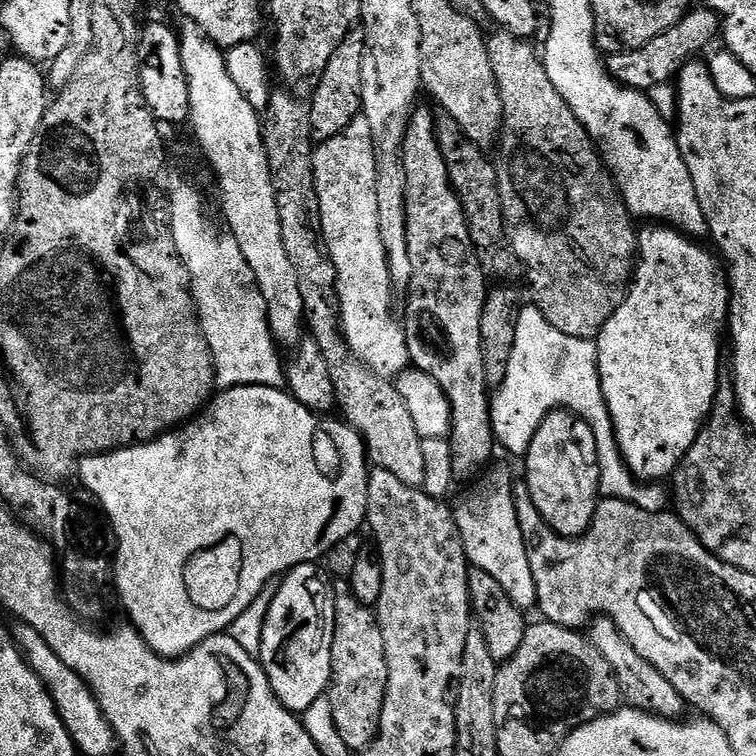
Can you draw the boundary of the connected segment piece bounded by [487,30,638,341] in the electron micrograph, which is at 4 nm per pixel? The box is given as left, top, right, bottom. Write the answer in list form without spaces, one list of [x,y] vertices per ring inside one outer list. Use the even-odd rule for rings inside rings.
[[[496,30],[493,33],[493,36],[487,37],[487,46],[504,107],[504,127],[498,139],[500,160],[498,159],[496,164],[496,177],[500,187],[500,207],[504,209],[506,240],[514,255],[519,258],[523,271],[526,273],[526,280],[528,276],[528,284],[532,287],[531,303],[542,314],[542,318],[546,318],[546,322],[550,322],[554,330],[562,330],[562,334],[570,334],[570,338],[595,341],[600,335],[602,326],[606,326],[606,322],[614,318],[614,310],[618,310],[618,306],[622,306],[622,302],[628,296],[638,259],[638,228],[637,225],[632,225],[634,217],[624,204],[620,190],[616,187],[616,181],[613,180],[607,164],[604,163],[597,149],[596,141],[589,136],[582,122],[578,122],[574,110],[570,110],[566,97],[558,94],[554,82],[550,82],[550,74],[546,74],[541,53],[537,49],[535,52],[529,41],[518,38],[514,34],[503,30]]]

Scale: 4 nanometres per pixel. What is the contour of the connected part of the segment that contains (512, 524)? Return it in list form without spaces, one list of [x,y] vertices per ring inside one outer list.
[[[499,462],[493,463],[454,504],[454,515],[469,565],[486,570],[490,578],[498,578],[518,607],[531,610],[537,607],[536,587],[534,574],[530,574],[530,558],[526,558],[526,546],[522,542],[522,526],[518,526],[518,514],[514,510],[513,483],[511,470]]]

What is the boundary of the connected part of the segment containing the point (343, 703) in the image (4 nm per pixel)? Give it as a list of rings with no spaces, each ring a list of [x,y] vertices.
[[[347,583],[335,585],[336,589],[336,625],[334,626],[334,646],[332,647],[332,677],[328,683],[327,695],[330,698],[330,707],[334,710],[334,726],[338,726],[338,734],[342,742],[346,742],[349,753],[359,754],[364,748],[368,748],[374,742],[379,732],[379,720],[382,718],[382,706],[386,698],[386,682],[388,681],[388,671],[386,670],[386,646],[382,642],[382,630],[379,622],[376,621],[376,613],[371,607],[362,602],[351,592]]]

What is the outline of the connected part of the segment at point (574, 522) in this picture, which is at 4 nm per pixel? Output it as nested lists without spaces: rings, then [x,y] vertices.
[[[567,410],[550,412],[536,428],[534,442],[523,457],[526,483],[534,506],[560,536],[582,535],[592,524],[600,495],[600,467],[594,434],[586,421]]]

